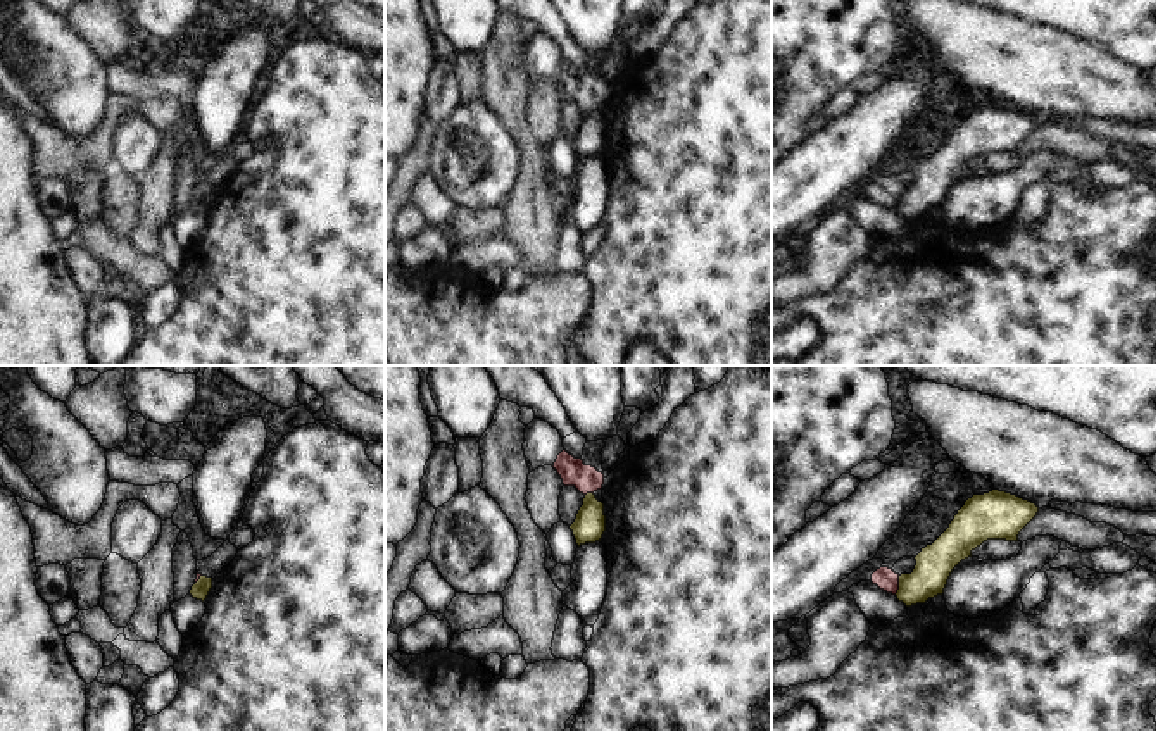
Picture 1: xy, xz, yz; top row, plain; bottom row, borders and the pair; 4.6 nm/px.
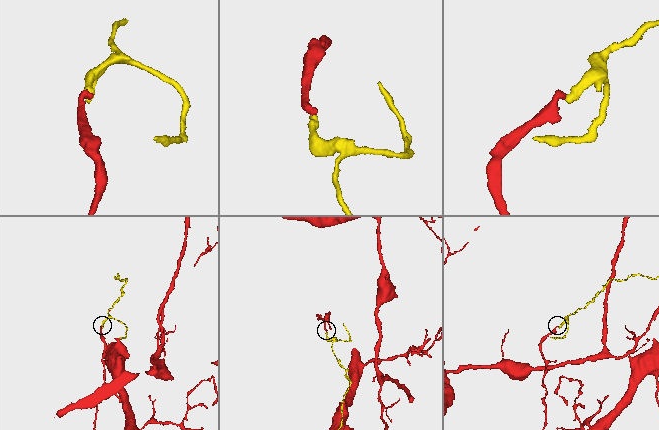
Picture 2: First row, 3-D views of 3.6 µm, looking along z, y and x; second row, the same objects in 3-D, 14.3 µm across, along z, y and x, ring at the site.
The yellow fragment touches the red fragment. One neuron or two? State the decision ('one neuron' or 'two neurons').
two neurons

